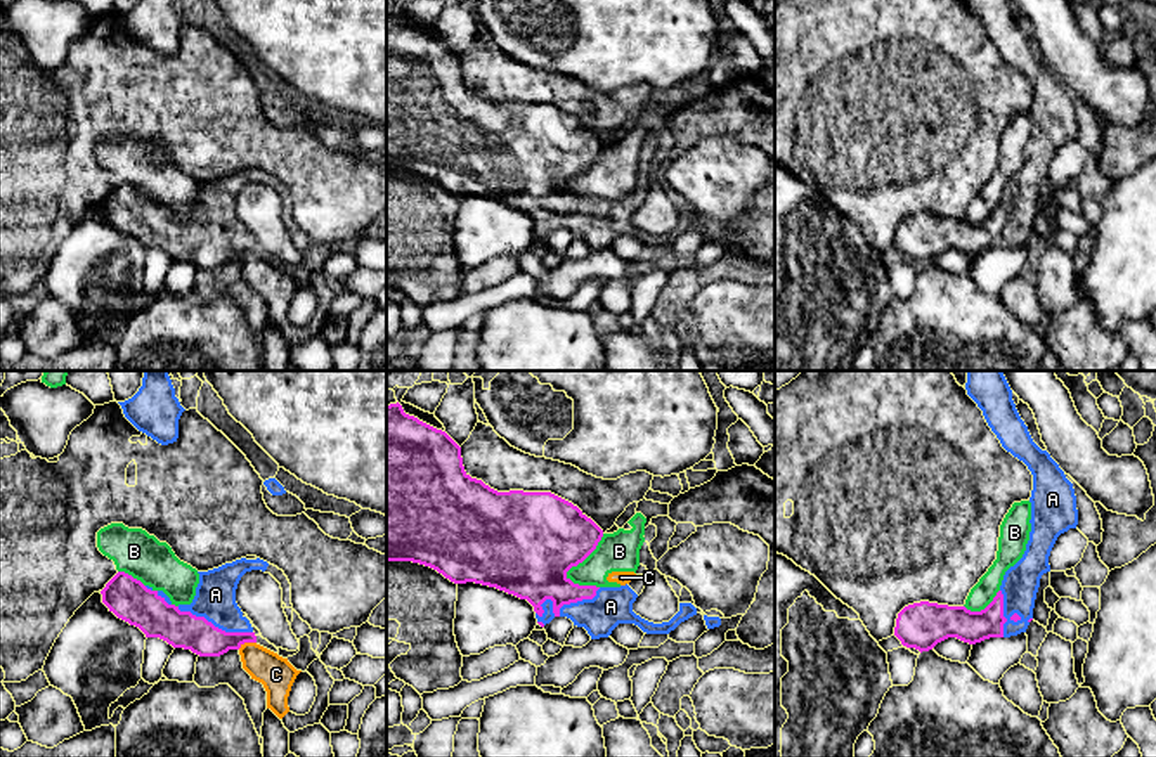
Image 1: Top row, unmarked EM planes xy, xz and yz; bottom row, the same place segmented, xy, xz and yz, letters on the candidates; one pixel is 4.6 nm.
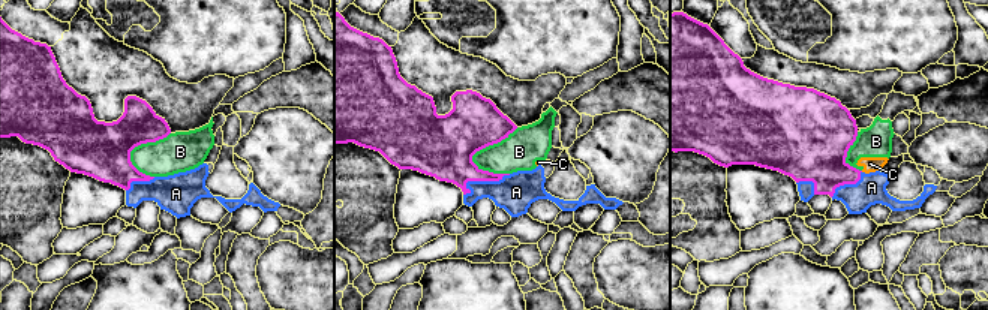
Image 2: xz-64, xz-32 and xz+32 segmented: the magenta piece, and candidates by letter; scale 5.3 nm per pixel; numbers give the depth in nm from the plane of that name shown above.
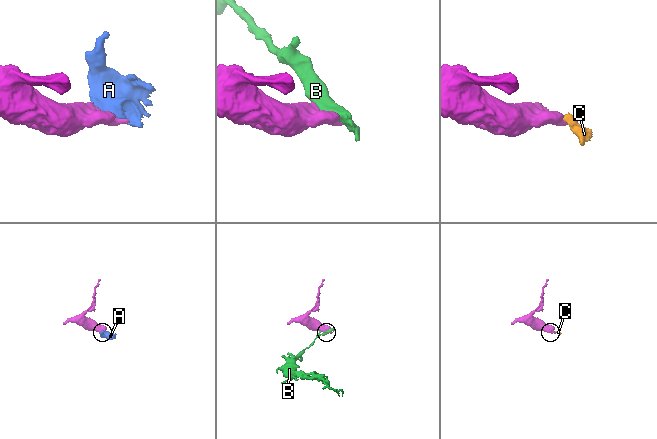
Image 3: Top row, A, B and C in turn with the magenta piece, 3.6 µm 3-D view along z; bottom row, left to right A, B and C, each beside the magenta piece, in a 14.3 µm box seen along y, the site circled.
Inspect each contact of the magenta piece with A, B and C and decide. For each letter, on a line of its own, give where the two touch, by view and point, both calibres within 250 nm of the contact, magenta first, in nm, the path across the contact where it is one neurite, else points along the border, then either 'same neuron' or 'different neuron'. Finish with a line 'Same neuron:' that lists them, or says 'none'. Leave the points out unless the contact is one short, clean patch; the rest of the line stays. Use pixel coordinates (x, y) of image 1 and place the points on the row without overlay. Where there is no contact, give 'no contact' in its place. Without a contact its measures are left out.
A: contact xy (214, 238); calibres 170 and 190 nm; same neuron
B: contact xz (581, 174); calibres 440 and 190 nm; different neuron
C: contact xy (246, 253); calibres 160 and 160 nm; border xy (255, 253), (245, 253), (238, 260); different neuron
Same neuron: A

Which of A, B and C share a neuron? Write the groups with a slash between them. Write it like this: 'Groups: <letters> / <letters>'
Groups: A / B C

